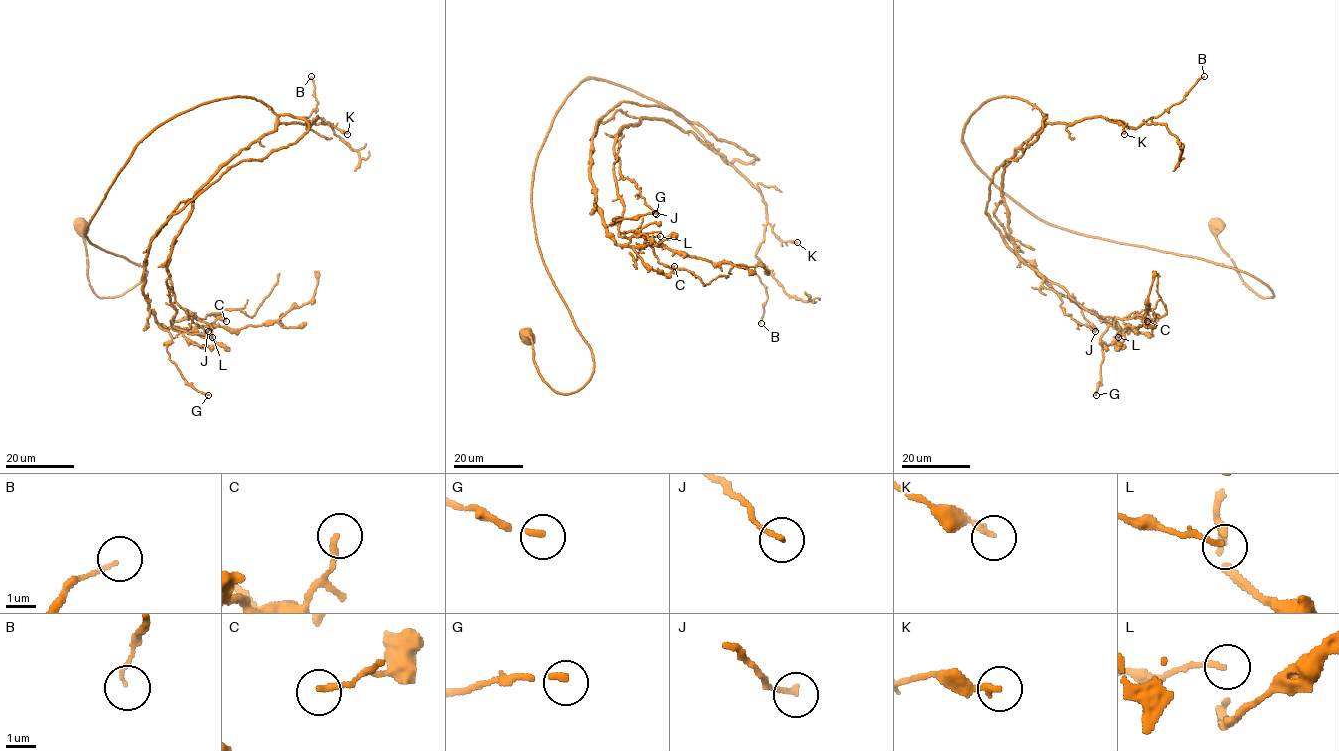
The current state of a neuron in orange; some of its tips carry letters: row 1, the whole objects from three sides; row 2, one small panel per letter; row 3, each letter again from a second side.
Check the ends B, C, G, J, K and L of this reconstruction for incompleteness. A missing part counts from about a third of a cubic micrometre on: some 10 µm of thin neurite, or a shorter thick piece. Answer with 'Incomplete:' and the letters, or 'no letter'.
Incomplete: G

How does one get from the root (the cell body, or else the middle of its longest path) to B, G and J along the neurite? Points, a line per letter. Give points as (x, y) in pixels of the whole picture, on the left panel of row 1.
B: (81, 225), (92, 290), (122, 295), (146, 270), (85, 232), (134, 148), (233, 97), (308, 128), (311, 76)
G: (81, 225), (122, 295), (146, 270), (85, 232), (134, 148), (210, 101), (277, 116), (145, 258), (208, 395)
J: (81, 225), (122, 295), (146, 270), (85, 232), (134, 148), (266, 104), (166, 265), (208, 331)

